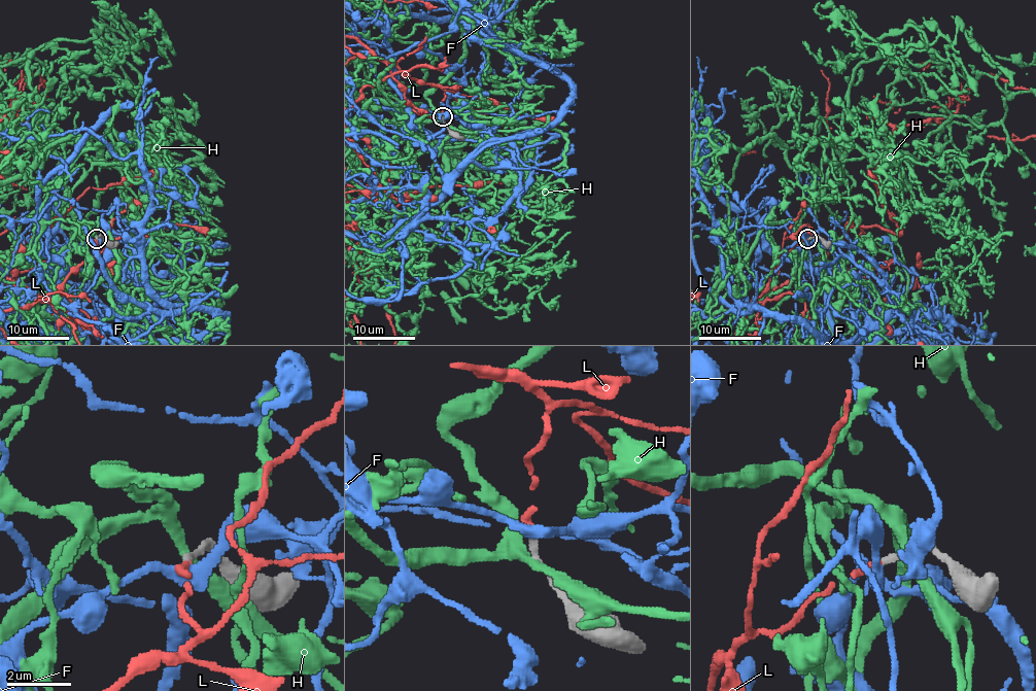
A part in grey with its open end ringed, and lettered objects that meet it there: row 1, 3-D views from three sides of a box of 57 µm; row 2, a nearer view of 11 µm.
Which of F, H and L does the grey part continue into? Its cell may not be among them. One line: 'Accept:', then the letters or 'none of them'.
Accept: L

